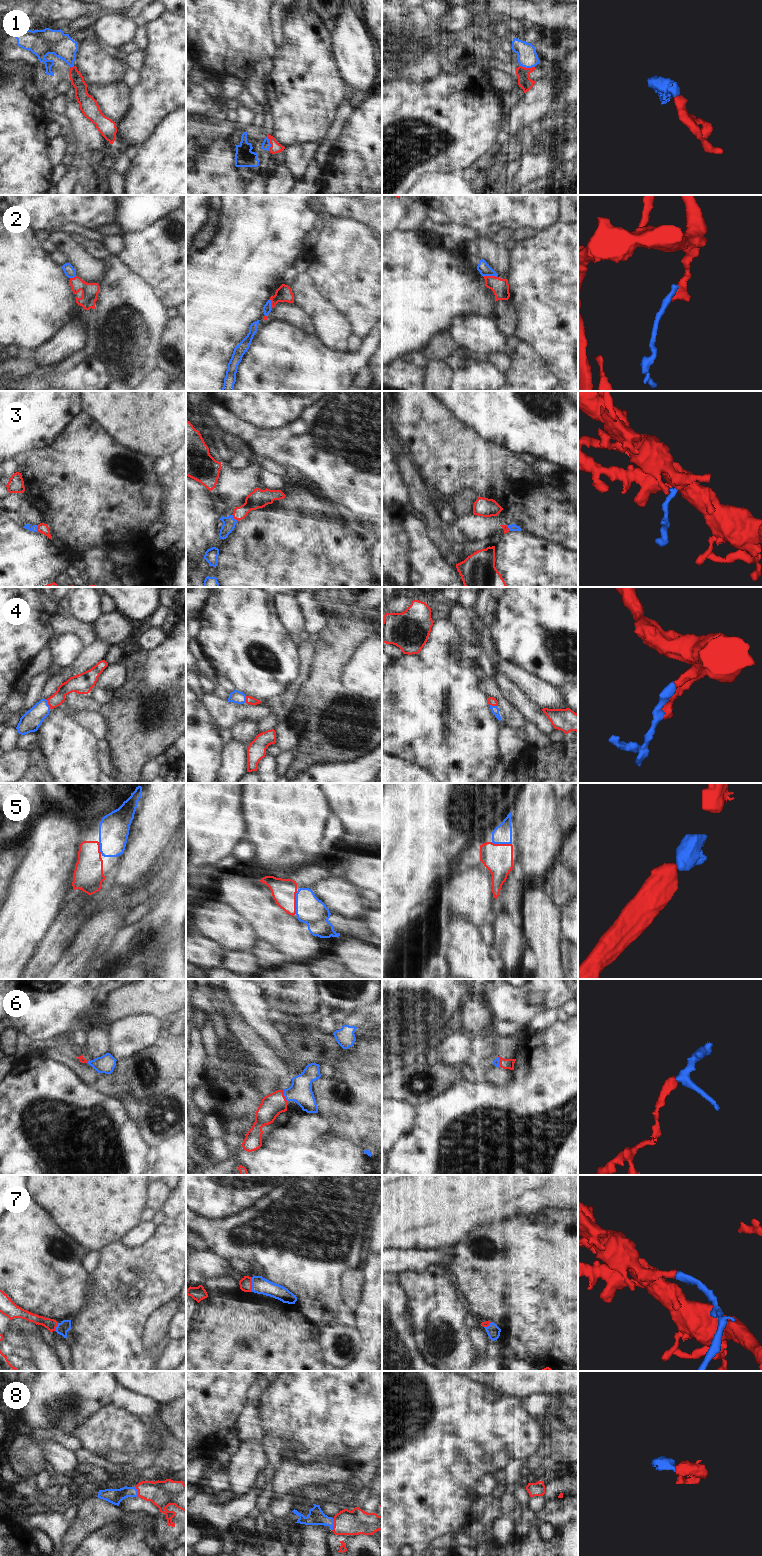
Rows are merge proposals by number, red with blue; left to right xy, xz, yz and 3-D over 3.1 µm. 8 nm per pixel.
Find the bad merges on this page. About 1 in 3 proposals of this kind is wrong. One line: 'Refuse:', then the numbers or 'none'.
Refuse: 2

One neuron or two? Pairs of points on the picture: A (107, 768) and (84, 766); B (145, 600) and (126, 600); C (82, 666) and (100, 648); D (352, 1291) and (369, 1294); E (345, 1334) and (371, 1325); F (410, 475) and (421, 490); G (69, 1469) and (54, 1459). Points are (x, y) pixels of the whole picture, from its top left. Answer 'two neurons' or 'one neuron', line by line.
A: two neurons
B: one neuron
C: one neuron
D: two neurons
E: two neurons
F: one neuron
G: one neuron

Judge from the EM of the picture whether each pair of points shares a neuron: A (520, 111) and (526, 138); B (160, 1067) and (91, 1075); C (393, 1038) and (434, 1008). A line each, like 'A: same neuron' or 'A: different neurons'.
A: different neurons
B: different neurons
C: same neuron

